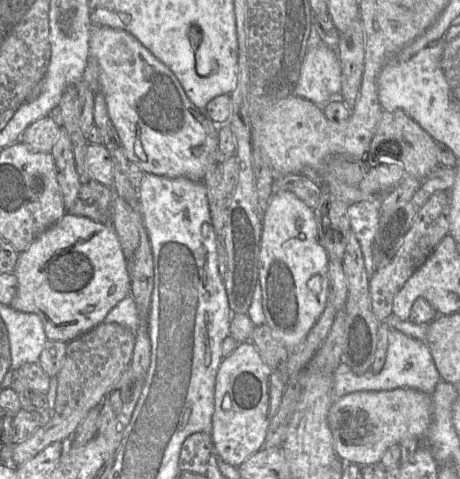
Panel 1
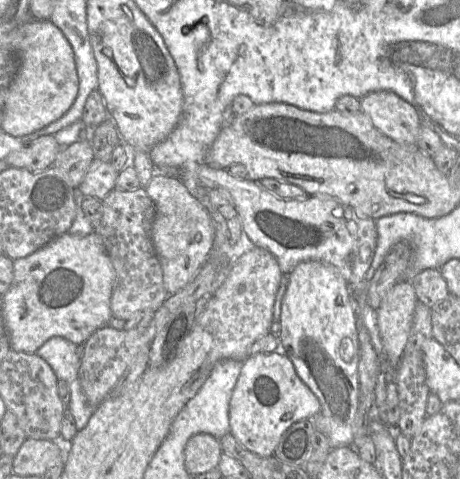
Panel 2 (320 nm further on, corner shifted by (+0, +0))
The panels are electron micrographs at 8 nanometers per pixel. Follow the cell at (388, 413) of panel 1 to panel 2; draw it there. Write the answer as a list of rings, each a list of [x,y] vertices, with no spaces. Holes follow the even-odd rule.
[[[278,349],[249,356],[242,364],[229,403],[230,433],[244,448],[261,457],[270,457],[285,431],[295,422],[321,412],[314,393],[295,372],[290,359]]]

